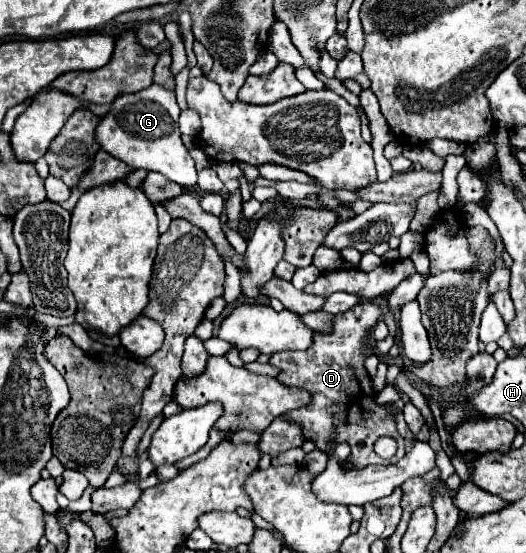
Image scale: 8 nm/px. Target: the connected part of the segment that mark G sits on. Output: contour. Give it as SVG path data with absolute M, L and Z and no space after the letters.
M151 84L147 90L135 94L121 94L119 100L113 102L113 110L105 114L97 126L97 142L105 152L119 158L127 166L155 170L177 182L181 188L195 188L197 170L193 158L181 142L177 124L179 112L175 92L161 84Z

